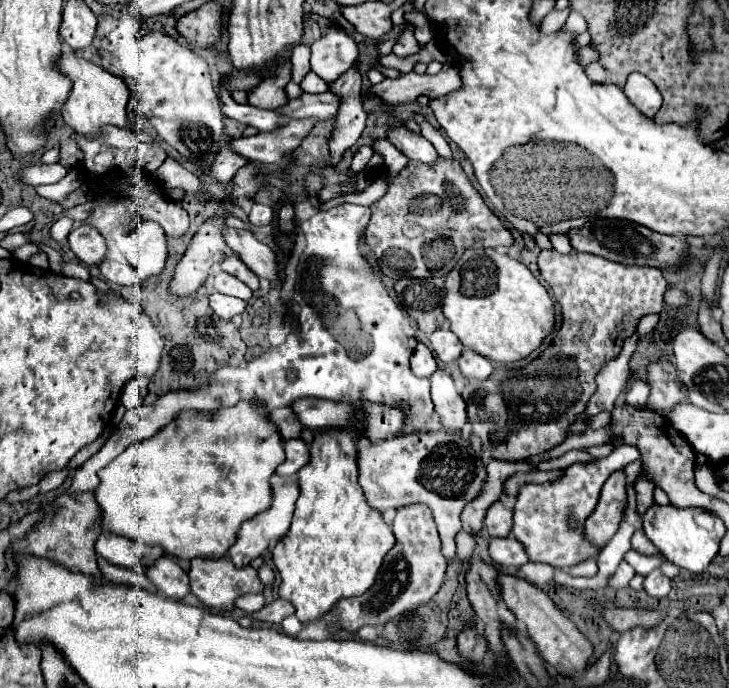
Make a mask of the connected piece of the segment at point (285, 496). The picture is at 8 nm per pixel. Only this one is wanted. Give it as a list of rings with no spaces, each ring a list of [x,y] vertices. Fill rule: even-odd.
[[[285,482],[279,486],[273,486],[273,502],[271,508],[261,512],[261,516],[255,516],[253,520],[249,520],[249,524],[241,524],[239,532],[237,532],[237,540],[235,544],[229,548],[227,558],[237,566],[237,568],[245,568],[251,564],[251,560],[255,560],[257,556],[261,556],[271,540],[279,540],[279,536],[285,536],[289,526],[291,526],[291,518],[293,518],[293,506],[295,500],[299,496],[299,488],[297,482]]]

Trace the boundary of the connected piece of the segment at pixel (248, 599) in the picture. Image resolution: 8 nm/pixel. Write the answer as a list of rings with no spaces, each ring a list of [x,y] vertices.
[[[245,594],[241,596],[241,600],[237,600],[237,608],[241,608],[245,614],[259,612],[263,606],[265,606],[263,594]]]

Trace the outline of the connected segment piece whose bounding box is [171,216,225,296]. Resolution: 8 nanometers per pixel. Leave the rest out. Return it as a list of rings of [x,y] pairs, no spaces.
[[[215,216],[207,220],[199,232],[193,236],[193,242],[181,262],[175,268],[175,276],[171,280],[171,292],[177,296],[195,294],[195,290],[207,280],[209,268],[223,258],[221,250],[225,248],[225,240],[221,236],[225,224],[223,218]]]

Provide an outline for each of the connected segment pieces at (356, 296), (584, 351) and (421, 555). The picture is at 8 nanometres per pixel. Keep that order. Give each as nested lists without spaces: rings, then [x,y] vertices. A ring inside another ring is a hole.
[[[343,202],[325,214],[315,214],[299,226],[307,244],[299,258],[299,278],[293,296],[297,326],[289,332],[285,344],[255,358],[243,368],[219,368],[211,380],[197,390],[167,392],[151,406],[127,410],[103,448],[77,468],[67,492],[95,490],[99,484],[97,472],[103,466],[115,460],[131,444],[155,436],[161,428],[177,420],[183,410],[215,414],[221,408],[249,400],[269,412],[273,408],[289,406],[303,396],[335,402],[367,400],[399,404],[405,408],[407,424],[425,428],[427,418],[433,414],[433,402],[429,396],[429,380],[417,378],[409,368],[409,356],[417,346],[415,330],[409,316],[389,298],[379,274],[361,258],[357,248],[359,236],[369,222],[367,212],[365,206]]]
[[[543,250],[539,254],[539,272],[541,278],[551,286],[555,300],[561,306],[563,320],[559,332],[551,344],[547,344],[543,352],[523,370],[513,370],[513,366],[499,366],[485,382],[471,380],[463,390],[467,412],[473,418],[473,430],[481,436],[483,446],[489,448],[495,458],[523,460],[545,454],[561,444],[567,438],[569,426],[577,420],[579,414],[585,412],[589,398],[597,390],[595,374],[599,368],[621,352],[623,342],[637,330],[637,324],[643,316],[659,314],[663,310],[667,282],[663,272],[657,268],[633,268],[577,250],[567,256],[559,254],[557,250]]]
[[[409,504],[399,508],[393,520],[393,534],[397,538],[397,544],[387,552],[377,582],[365,594],[341,598],[333,606],[333,624],[349,634],[357,634],[365,624],[385,626],[395,616],[427,604],[443,584],[443,578],[447,574],[447,560],[441,556],[439,534],[429,508],[425,504]]]

